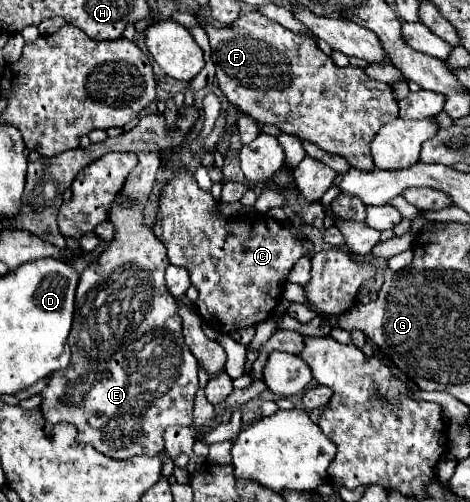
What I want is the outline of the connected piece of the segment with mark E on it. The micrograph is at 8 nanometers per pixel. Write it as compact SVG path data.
M138 153L138 165L132 169L126 185L124 185L124 195L128 195L128 199L134 201L134 205L112 205L110 209L110 221L116 227L116 237L114 241L110 241L108 249L100 255L98 263L90 265L82 275L80 275L80 283L76 289L76 313L74 313L74 325L68 337L68 343L72 345L72 359L70 365L66 367L66 371L60 373L60 377L50 377L50 383L46 385L46 389L42 391L42 405L40 411L44 415L44 419L48 419L50 423L70 423L76 427L78 431L78 443L88 443L92 445L96 451L112 457L112 459L130 459L134 455L158 455L162 451L162 435L164 429L168 425L192 425L194 415L194 397L198 391L198 361L194 359L194 355L190 353L190 349L184 343L182 337L182 319L178 315L178 307L174 301L174 295L170 295L168 287L166 287L166 279L164 279L164 269L168 265L168 257L166 257L166 247L152 235L152 231L148 227L144 227L142 223L142 209L148 201L150 189L154 185L154 177L156 171L160 167L160 153Z

